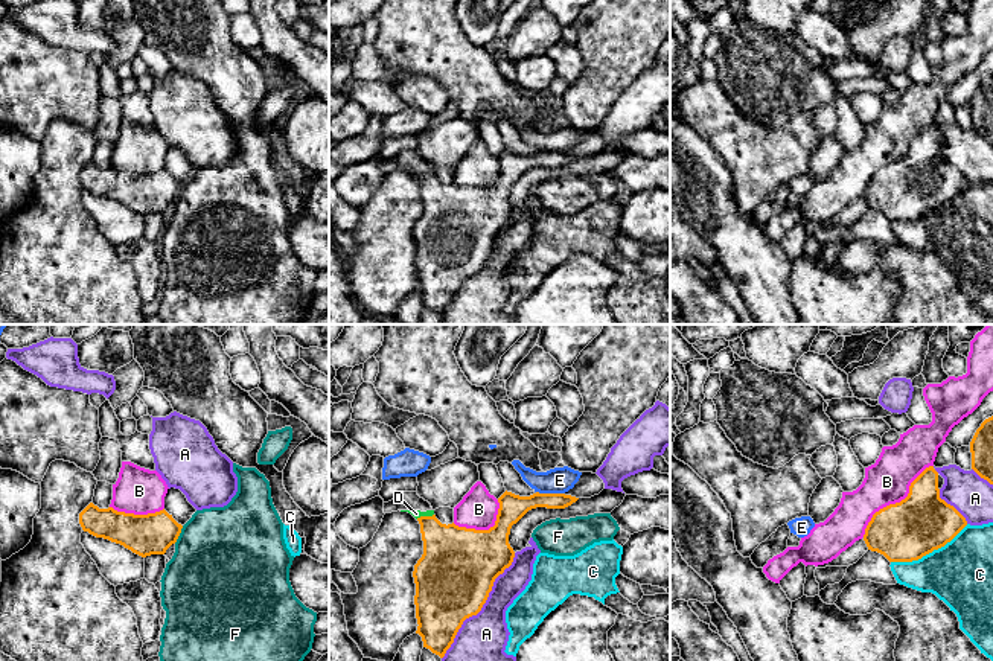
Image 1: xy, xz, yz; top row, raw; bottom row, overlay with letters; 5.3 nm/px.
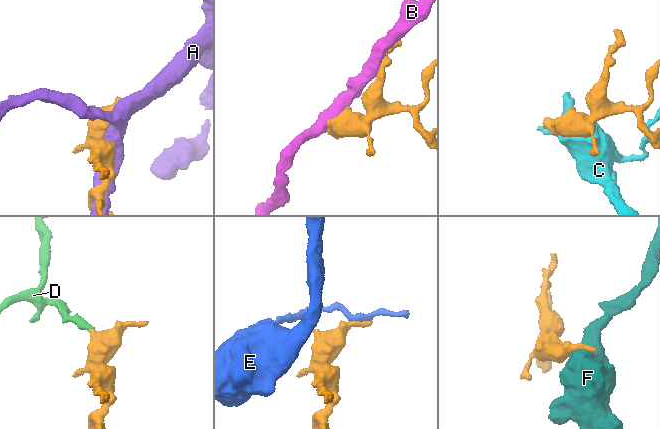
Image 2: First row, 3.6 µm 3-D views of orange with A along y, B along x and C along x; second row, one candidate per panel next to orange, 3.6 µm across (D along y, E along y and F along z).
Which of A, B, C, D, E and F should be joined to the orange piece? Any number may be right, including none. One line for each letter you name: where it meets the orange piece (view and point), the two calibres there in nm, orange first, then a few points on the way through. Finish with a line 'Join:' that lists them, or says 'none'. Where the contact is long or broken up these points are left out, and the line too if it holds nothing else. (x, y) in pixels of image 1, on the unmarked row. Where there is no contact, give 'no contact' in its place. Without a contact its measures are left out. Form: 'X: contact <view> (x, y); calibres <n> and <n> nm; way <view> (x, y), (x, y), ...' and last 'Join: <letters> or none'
D: contact xz (424, 175); calibres 300 and 50 nm; way xz (451, 213), (424, 175), (416, 172)
Join: D

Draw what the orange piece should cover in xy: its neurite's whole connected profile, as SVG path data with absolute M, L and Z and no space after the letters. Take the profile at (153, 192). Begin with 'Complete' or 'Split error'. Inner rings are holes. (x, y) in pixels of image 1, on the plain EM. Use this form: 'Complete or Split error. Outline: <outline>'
Complete. Outline: M93 161L79 172L79 183L84 190L120 203L142 216L164 213L183 187L164 168L134 174L113 166L99 168Z

